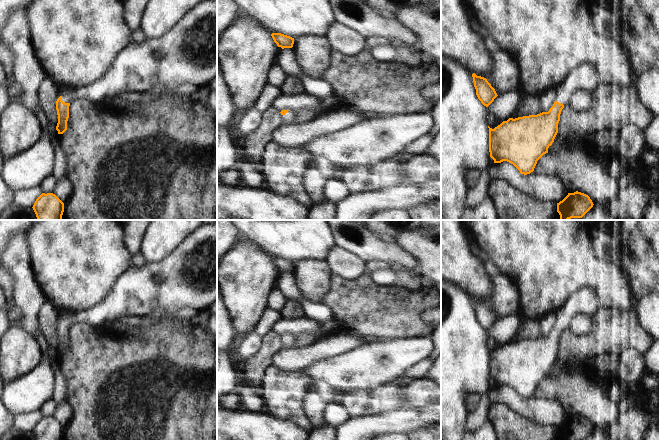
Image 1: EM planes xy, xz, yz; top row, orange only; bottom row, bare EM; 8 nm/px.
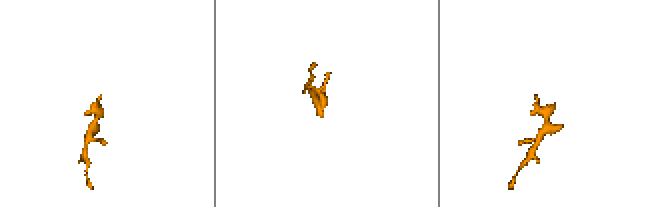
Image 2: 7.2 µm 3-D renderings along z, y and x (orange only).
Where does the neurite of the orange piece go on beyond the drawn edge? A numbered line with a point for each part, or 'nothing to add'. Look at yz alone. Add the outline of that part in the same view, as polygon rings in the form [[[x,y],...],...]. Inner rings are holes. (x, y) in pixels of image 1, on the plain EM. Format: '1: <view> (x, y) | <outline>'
1: yz (585, 301) | [[[590,287],[582,288],[572,294],[556,313],[556,325],[566,330],[574,316],[583,314],[592,319],[600,308],[601,304],[595,291]]]

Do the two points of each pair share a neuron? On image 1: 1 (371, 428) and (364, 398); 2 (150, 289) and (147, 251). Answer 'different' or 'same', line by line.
1: different
2: different

